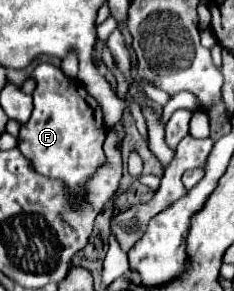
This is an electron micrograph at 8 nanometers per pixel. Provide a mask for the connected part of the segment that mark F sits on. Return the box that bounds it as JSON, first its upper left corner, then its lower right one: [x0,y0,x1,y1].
[18,63,106,207]

